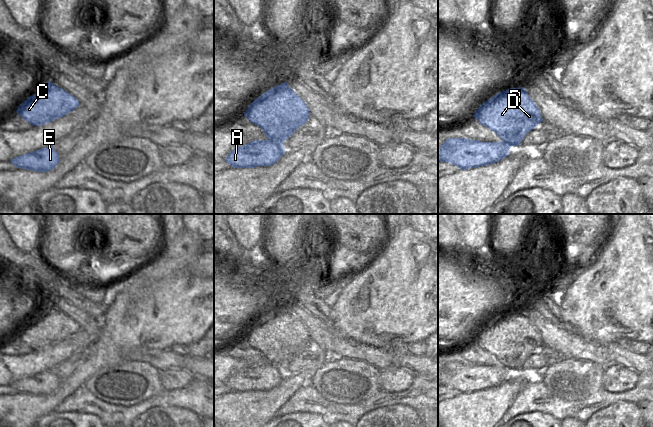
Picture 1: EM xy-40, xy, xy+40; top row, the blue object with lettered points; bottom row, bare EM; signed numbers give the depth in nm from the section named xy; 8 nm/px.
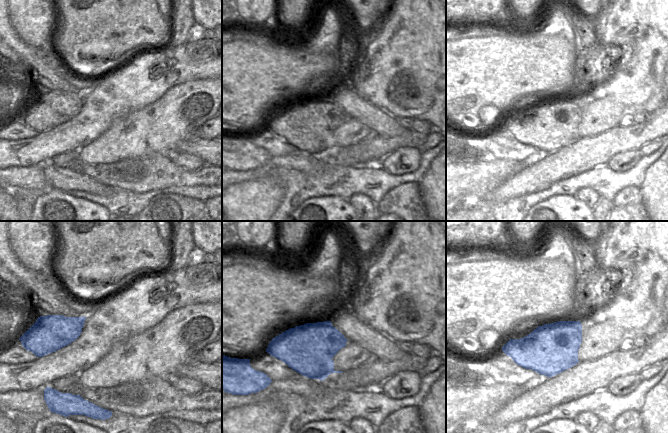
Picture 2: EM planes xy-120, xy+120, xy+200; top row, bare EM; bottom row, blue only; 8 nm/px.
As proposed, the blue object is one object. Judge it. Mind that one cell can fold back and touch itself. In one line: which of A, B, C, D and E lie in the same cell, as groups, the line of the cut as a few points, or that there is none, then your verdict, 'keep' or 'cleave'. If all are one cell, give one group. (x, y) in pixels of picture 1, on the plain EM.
groups A E / B C D; cut xy (269, 362), (283, 370); cleave

